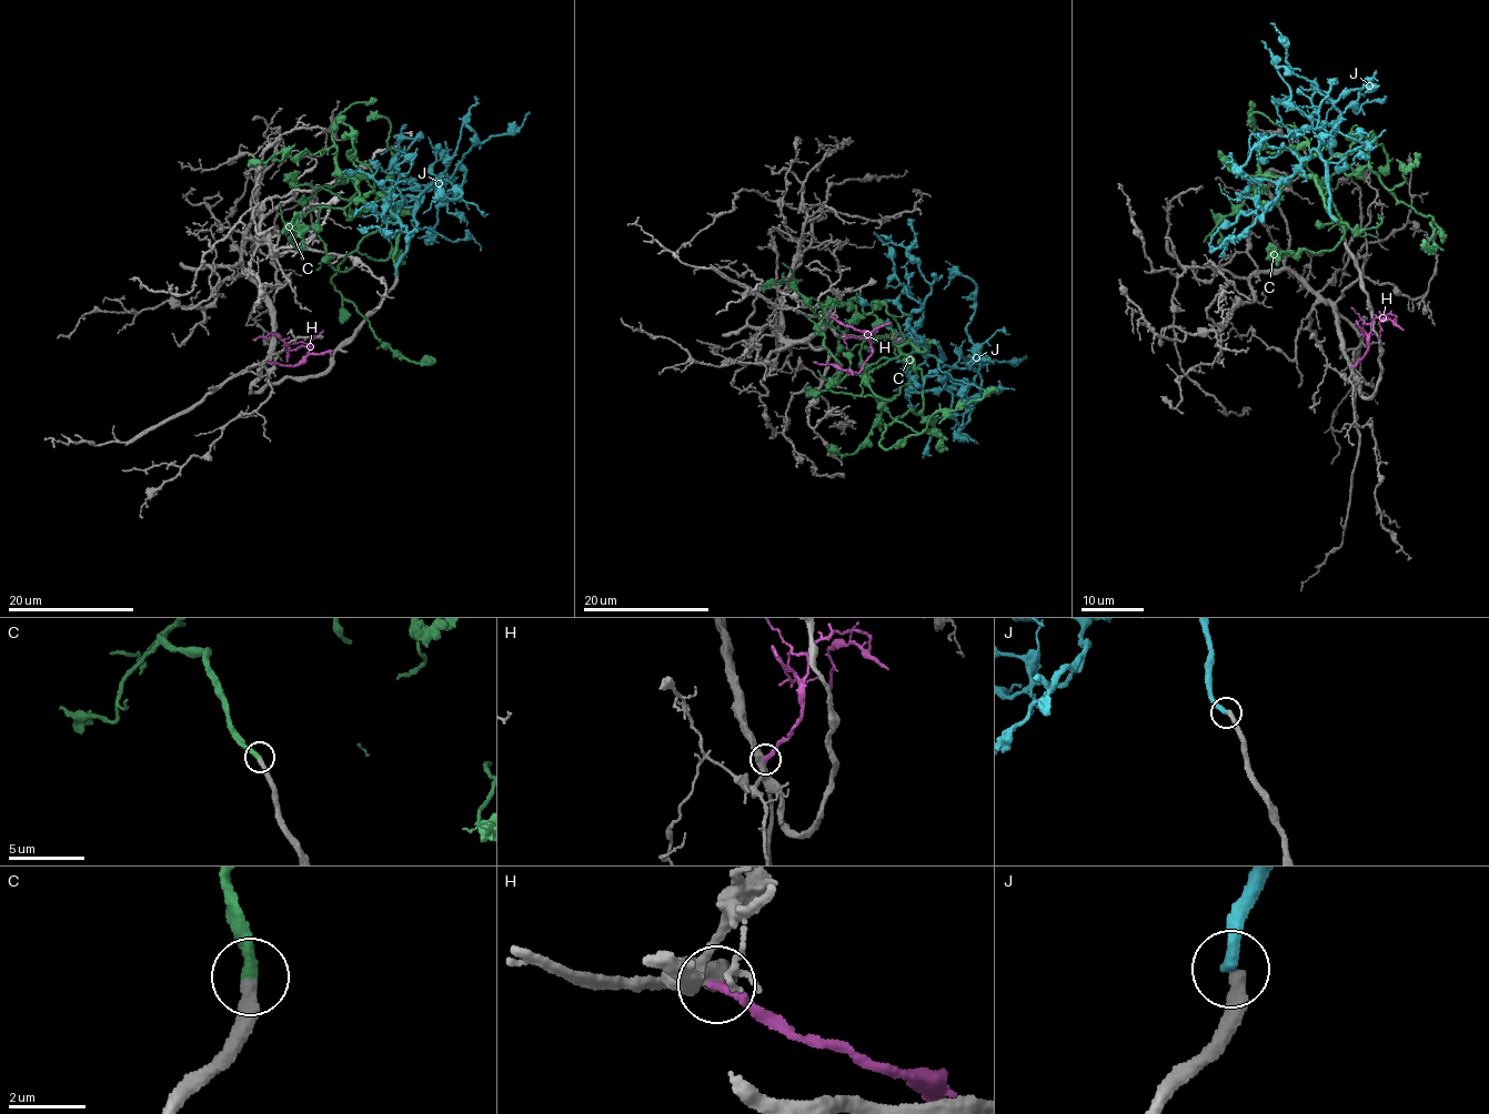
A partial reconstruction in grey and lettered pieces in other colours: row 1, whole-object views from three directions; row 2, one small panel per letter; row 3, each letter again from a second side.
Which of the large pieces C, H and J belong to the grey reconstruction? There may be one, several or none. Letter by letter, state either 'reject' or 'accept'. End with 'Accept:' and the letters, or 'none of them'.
C: accept
H: accept
J: reject
Accept: C, H

